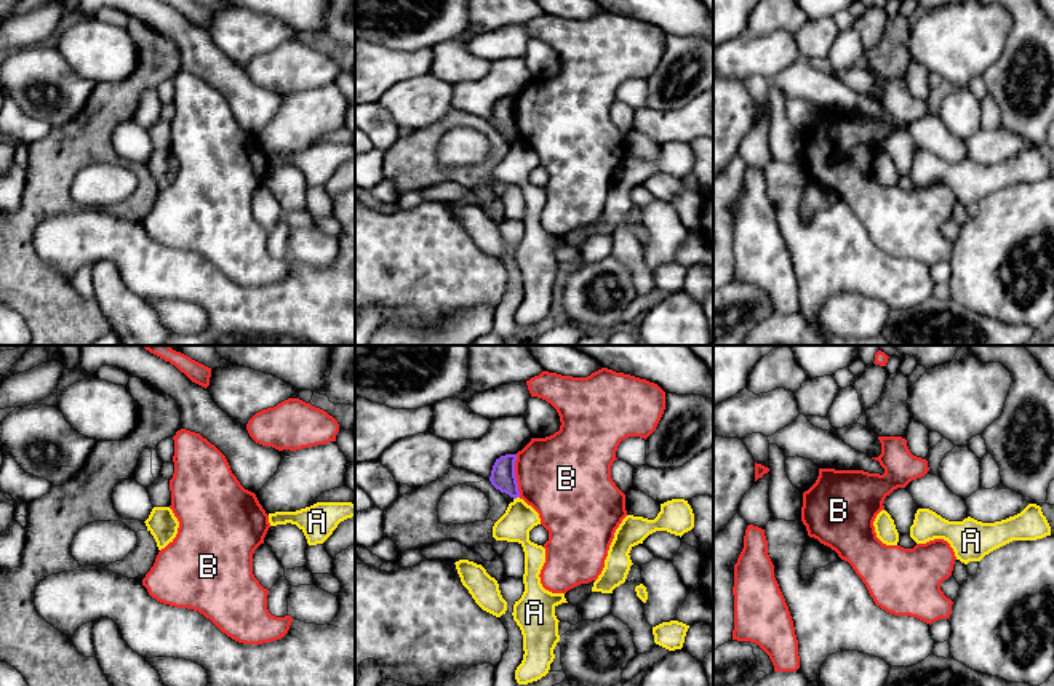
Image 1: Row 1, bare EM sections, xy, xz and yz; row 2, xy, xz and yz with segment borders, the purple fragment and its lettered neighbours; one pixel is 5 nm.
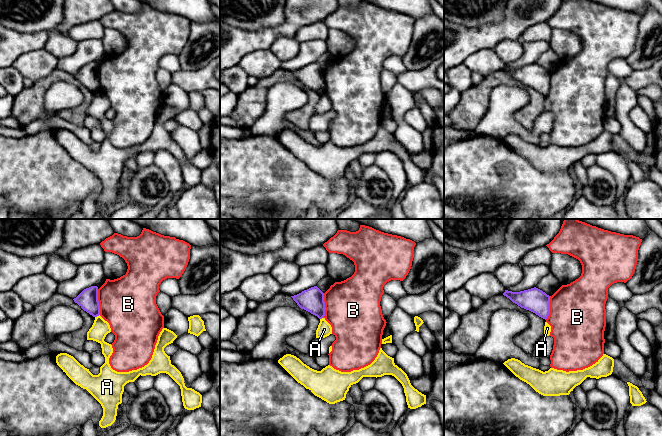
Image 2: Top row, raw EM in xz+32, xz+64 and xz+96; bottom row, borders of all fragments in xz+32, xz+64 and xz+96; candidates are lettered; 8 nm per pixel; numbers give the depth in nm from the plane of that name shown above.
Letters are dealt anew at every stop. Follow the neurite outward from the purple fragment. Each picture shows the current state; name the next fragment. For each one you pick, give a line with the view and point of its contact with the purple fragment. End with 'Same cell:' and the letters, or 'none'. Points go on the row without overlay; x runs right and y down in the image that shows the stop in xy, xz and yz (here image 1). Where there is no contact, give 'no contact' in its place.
Same cell: none

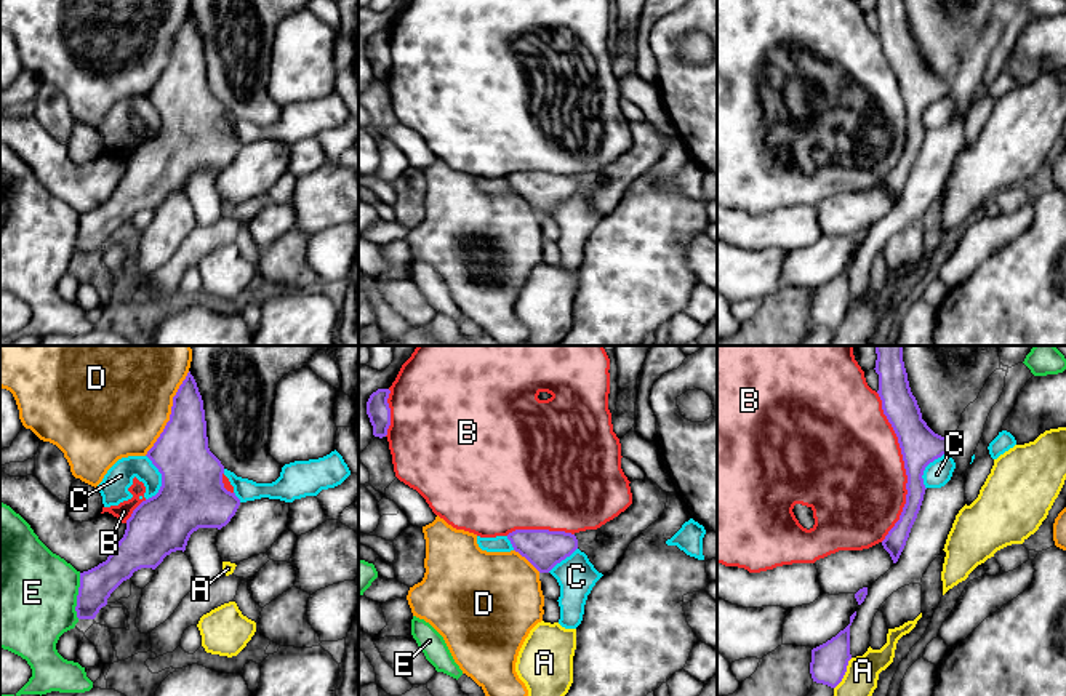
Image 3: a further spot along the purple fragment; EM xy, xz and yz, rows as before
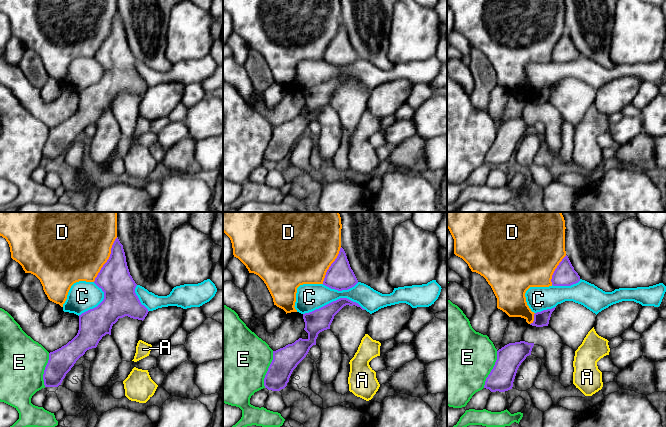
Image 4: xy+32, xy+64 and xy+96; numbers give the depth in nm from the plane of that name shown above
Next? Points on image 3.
Same cell: none

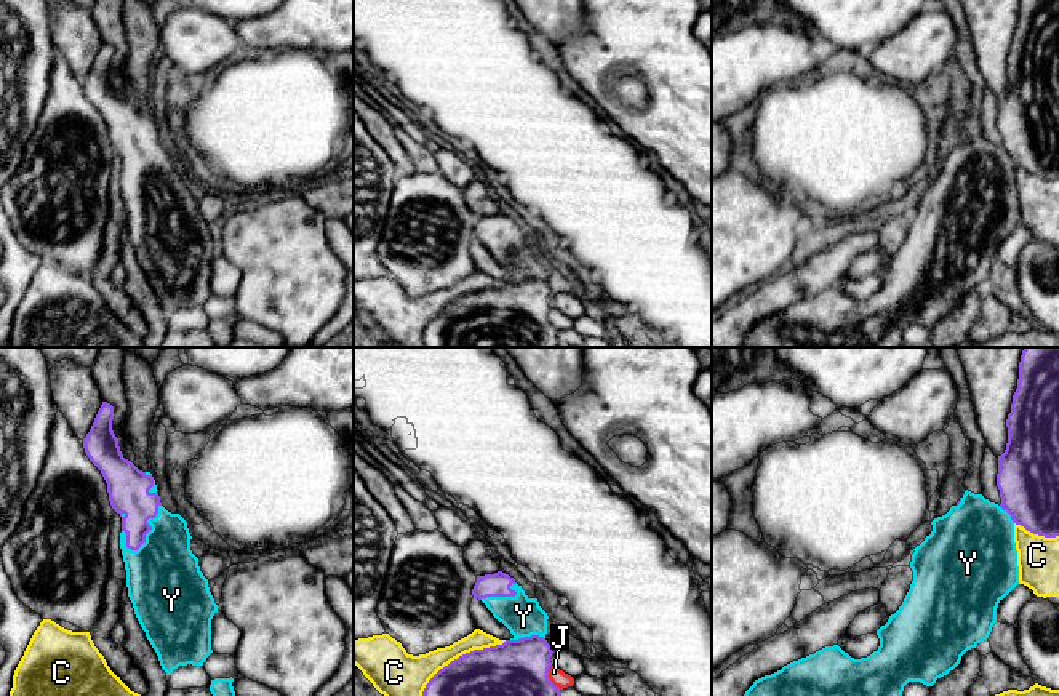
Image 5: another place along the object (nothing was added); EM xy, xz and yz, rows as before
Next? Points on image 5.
Y: xy (151, 170)
Same cell: Y

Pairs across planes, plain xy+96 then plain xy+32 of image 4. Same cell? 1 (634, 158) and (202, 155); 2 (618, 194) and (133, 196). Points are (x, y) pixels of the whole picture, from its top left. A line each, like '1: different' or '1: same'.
1: different
2: different

